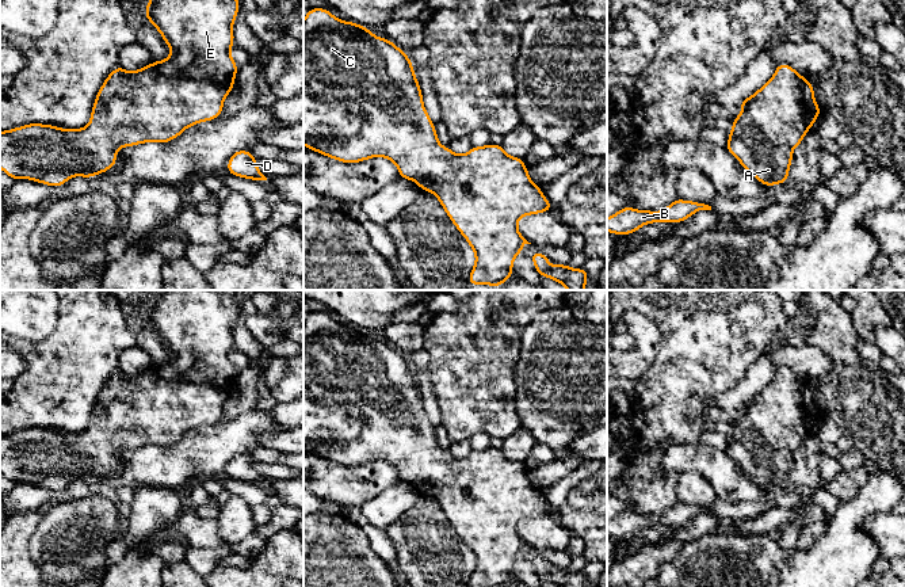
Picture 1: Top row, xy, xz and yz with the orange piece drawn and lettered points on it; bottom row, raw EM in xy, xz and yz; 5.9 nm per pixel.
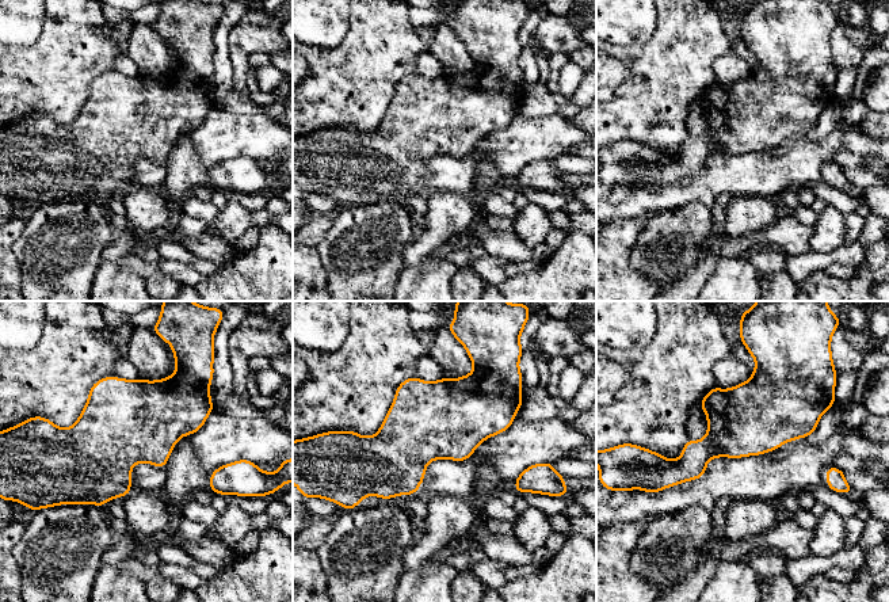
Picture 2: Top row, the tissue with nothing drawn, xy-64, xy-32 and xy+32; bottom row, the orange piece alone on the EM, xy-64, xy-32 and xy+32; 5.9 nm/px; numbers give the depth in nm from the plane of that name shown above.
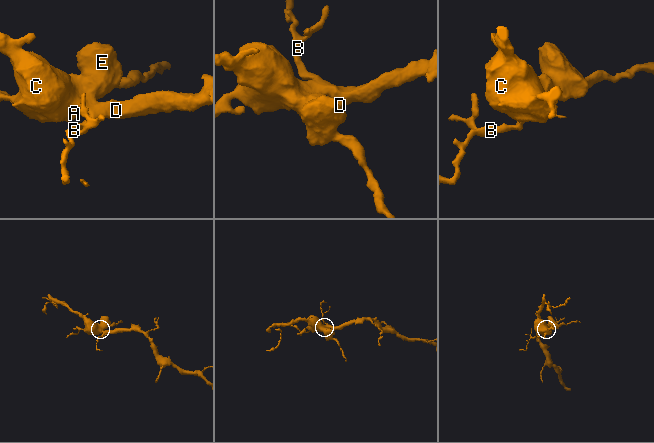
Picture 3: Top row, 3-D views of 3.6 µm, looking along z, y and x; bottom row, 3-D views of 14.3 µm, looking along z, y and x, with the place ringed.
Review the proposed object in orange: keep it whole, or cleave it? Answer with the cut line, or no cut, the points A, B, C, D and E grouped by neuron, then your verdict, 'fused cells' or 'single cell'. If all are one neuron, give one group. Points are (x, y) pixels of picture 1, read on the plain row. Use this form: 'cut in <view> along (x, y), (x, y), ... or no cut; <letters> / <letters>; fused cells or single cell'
no cut; A B C D E; single cell

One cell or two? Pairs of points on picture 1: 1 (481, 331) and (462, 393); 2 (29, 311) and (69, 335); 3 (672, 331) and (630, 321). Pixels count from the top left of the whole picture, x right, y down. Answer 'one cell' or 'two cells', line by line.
1: one cell
2: two cells
3: two cells

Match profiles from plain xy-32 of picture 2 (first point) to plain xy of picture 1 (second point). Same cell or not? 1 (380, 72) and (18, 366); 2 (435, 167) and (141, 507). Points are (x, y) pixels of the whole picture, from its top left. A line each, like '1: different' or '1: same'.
1: different
2: different

